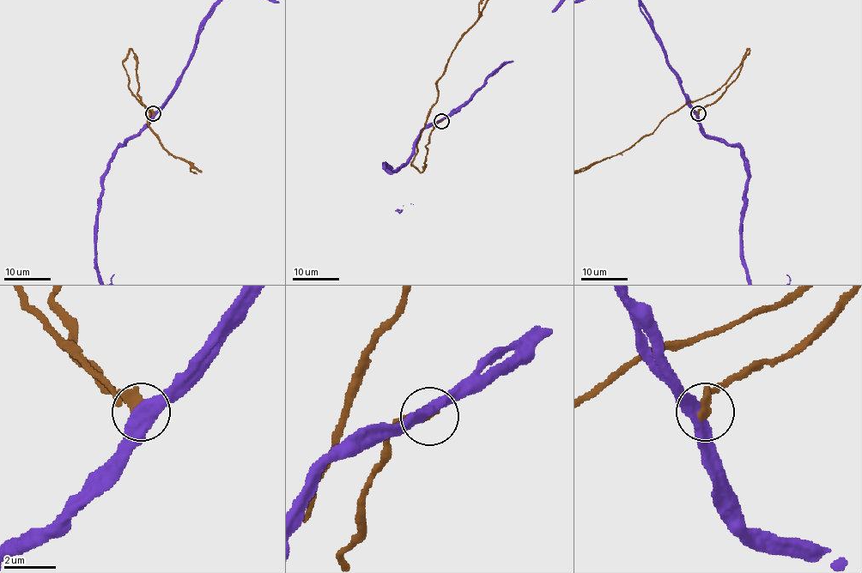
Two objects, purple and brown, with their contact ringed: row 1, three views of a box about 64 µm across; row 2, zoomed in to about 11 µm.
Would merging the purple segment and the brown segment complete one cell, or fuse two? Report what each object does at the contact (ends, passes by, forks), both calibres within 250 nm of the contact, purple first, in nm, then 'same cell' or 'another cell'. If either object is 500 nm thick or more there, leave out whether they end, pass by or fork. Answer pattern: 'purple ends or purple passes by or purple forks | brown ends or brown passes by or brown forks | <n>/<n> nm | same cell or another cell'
purple passes by | brown ends | 480/380 nm | another cell

